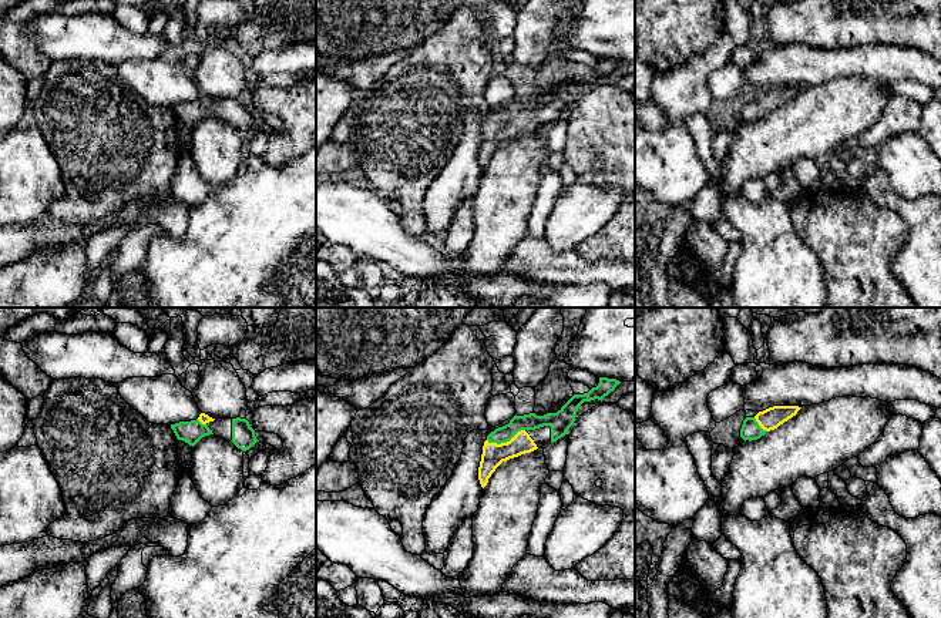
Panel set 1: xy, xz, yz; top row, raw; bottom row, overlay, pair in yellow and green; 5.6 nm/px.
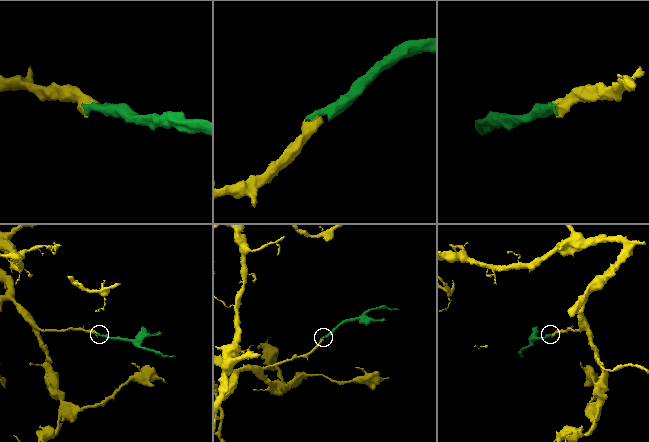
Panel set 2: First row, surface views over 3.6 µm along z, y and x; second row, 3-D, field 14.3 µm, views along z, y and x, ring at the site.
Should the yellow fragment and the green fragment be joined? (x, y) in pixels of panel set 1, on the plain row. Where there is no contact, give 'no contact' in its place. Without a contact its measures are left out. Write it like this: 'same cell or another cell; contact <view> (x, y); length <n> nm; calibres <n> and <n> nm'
same cell; contact xz (507, 123); length 220 nm; calibres 130 and 100 nm

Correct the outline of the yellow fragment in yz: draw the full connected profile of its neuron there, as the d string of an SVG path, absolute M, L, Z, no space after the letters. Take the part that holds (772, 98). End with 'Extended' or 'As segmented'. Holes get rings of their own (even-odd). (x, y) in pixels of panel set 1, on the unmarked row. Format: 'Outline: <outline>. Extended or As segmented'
Outline: M773 87L759 93L755 98L746 98L740 110L740 118L745 122L757 121L796 97L800 90L799 87Z. Extended

